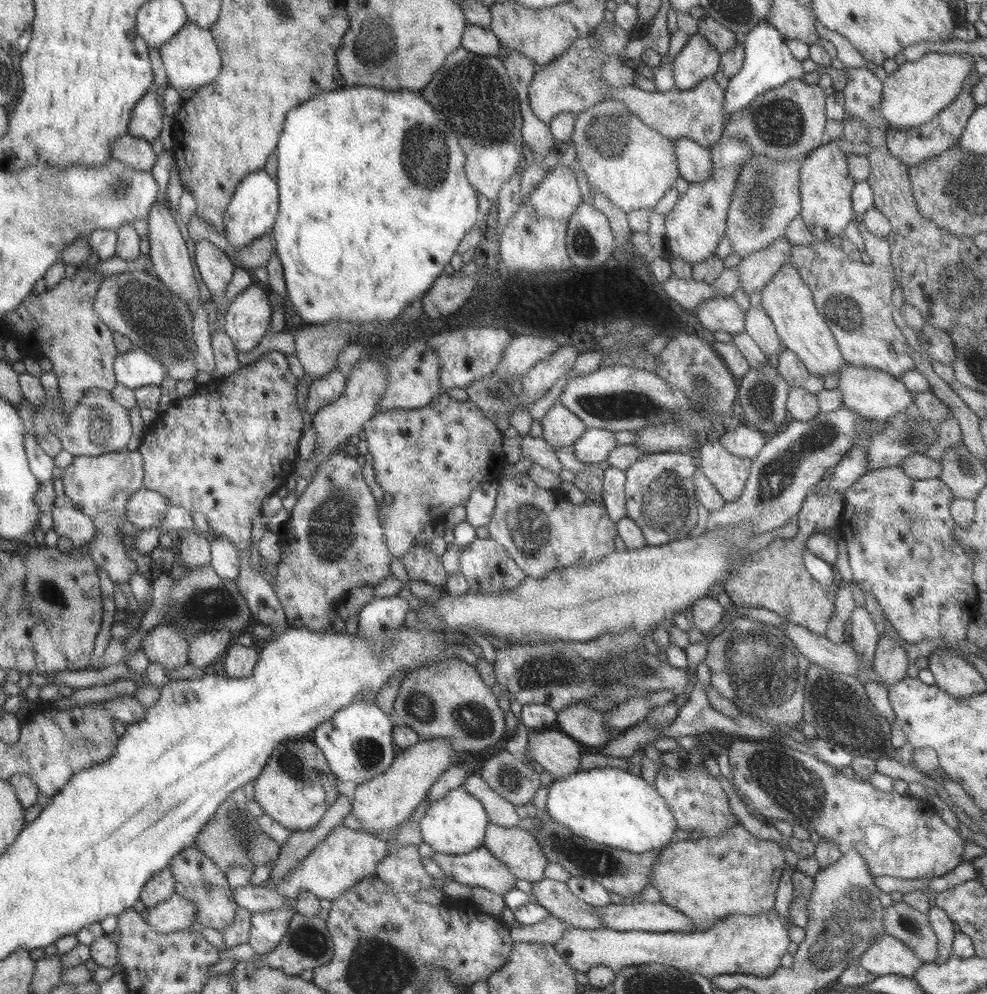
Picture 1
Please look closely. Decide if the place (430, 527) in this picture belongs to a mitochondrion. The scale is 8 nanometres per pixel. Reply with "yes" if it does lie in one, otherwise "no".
no

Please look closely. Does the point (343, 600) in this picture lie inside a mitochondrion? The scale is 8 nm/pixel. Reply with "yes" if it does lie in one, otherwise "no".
no

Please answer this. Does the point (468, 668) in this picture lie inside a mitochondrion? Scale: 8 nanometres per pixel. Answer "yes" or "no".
no

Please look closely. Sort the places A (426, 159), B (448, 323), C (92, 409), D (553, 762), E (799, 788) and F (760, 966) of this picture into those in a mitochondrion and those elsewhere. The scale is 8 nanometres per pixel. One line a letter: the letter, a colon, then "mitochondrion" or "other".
A: mitochondrion
B: other
C: mitochondrion
D: other
E: mitochondrion
F: other

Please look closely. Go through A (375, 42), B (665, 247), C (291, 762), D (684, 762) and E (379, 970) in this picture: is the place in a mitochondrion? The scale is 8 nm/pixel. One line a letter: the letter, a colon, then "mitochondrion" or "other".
A: mitochondrion
B: other
C: mitochondrion
D: other
E: mitochondrion

